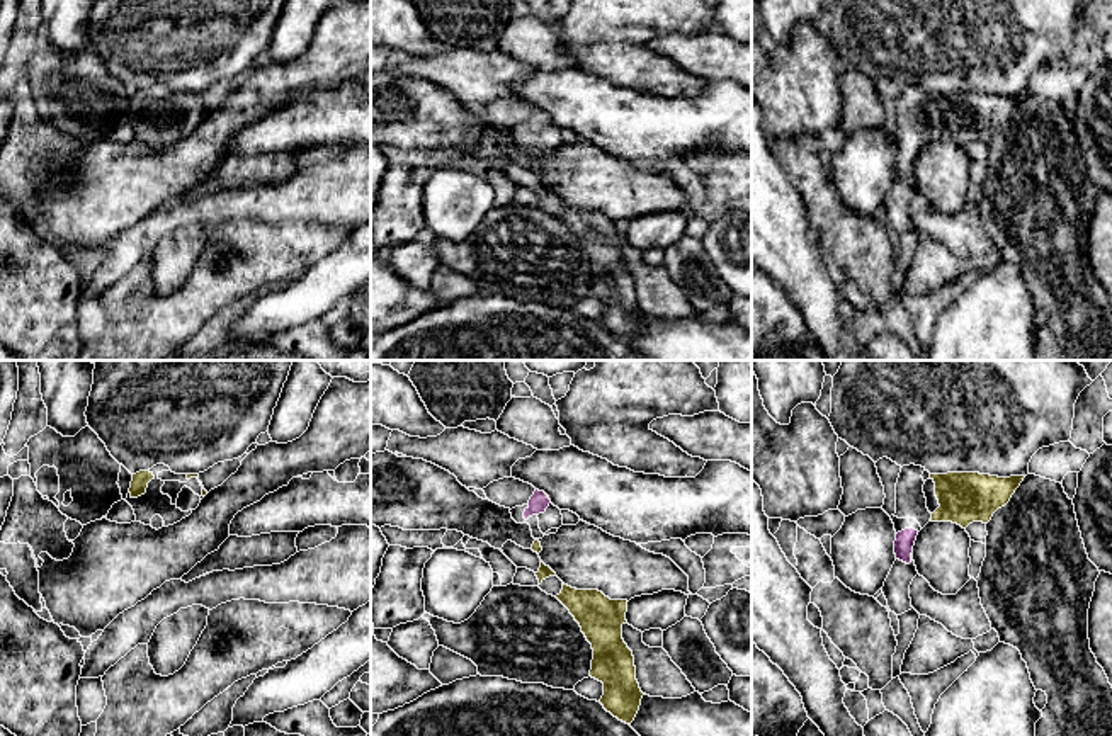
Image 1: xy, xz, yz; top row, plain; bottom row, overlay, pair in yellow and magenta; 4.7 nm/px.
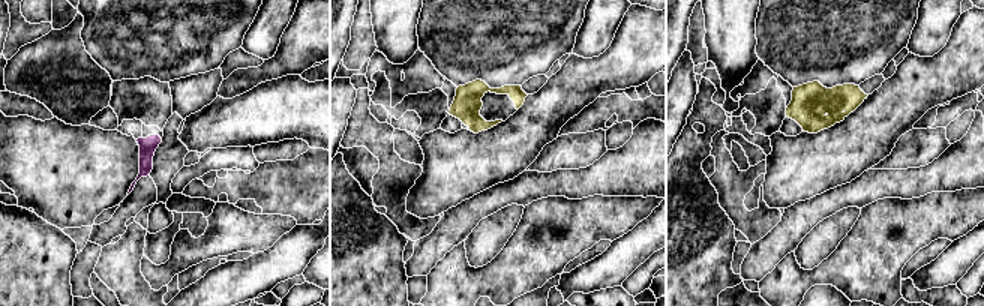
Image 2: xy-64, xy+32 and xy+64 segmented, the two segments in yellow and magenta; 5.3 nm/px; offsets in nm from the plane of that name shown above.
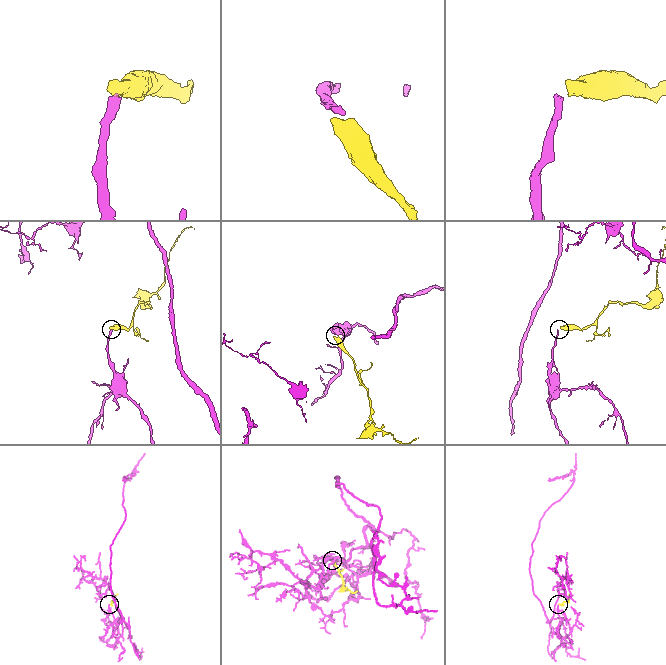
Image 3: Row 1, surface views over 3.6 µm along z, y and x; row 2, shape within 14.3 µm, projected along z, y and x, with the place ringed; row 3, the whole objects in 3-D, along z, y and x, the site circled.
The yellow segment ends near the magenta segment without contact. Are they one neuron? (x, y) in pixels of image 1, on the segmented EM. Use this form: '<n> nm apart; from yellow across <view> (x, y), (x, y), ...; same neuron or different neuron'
90 nm apart; from yellow across yz (930, 519), (917, 531); same neuron

